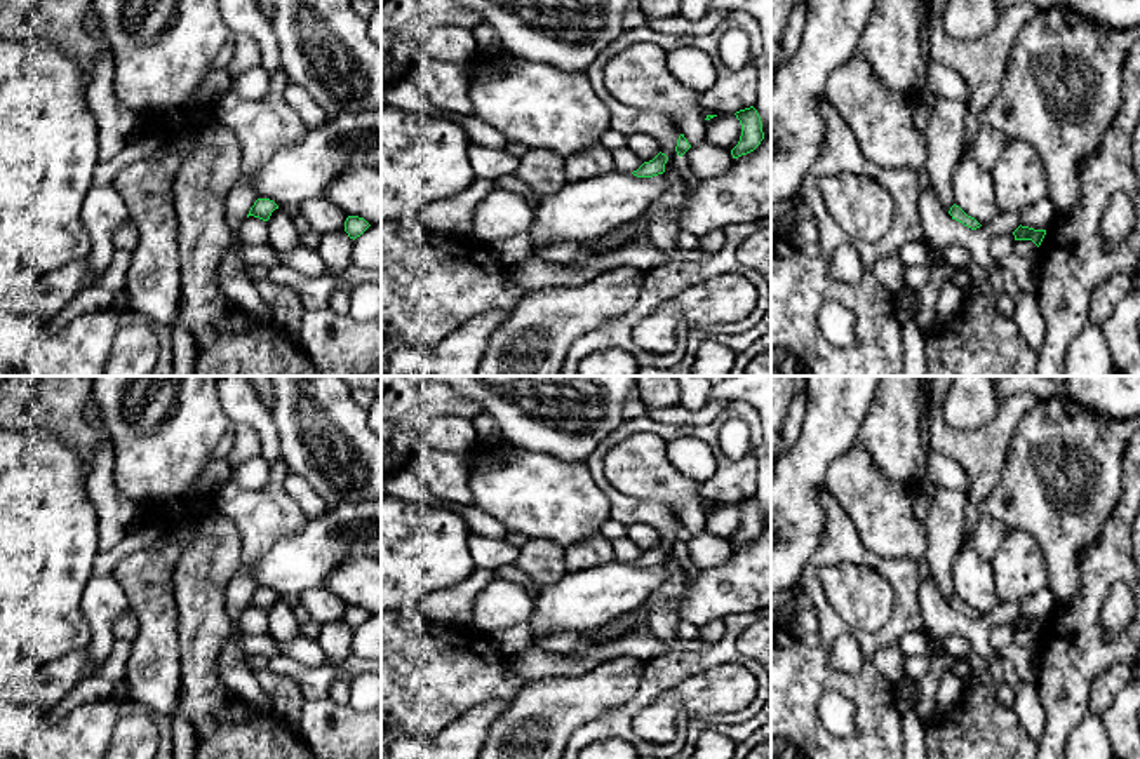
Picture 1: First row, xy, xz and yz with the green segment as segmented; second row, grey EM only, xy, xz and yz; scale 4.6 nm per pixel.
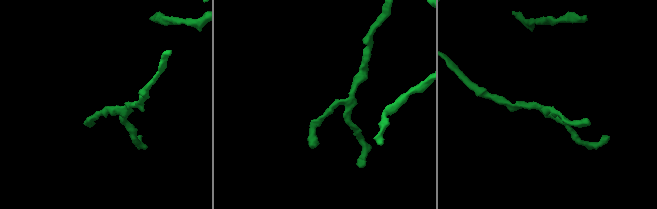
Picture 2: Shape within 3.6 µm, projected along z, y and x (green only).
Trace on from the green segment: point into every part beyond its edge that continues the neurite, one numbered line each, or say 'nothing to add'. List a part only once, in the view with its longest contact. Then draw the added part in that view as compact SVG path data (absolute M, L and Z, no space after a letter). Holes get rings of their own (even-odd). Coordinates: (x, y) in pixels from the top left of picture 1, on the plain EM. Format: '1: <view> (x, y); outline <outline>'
nothing to add

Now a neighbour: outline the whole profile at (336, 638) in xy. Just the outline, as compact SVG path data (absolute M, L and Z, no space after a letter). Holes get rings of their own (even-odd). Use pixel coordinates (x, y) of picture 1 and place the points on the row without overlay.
M345 620L324 625L319 639L329 663L341 665L352 655L353 628Z

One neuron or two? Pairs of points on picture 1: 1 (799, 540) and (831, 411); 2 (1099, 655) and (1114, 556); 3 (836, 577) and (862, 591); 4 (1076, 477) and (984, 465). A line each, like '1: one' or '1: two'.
1: one
2: one
3: one
4: two

